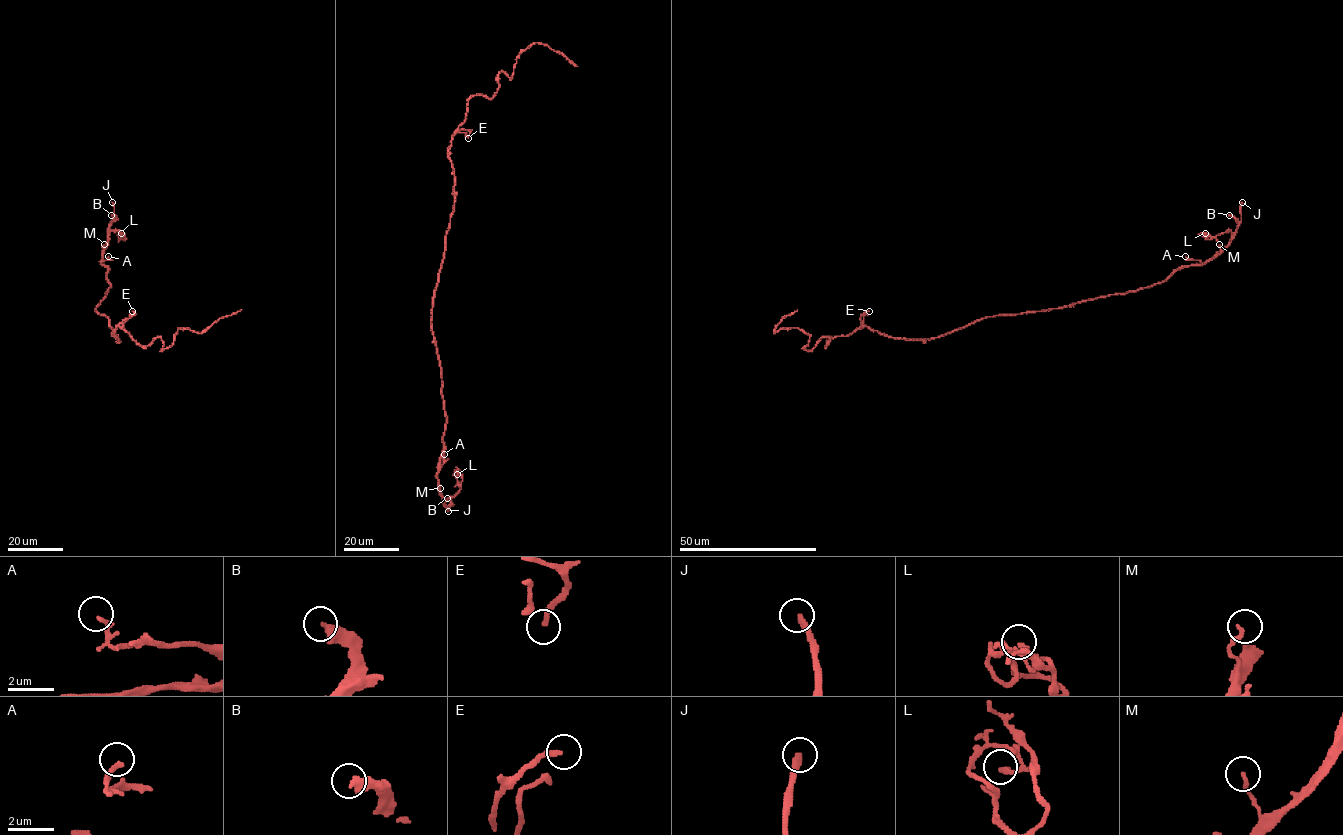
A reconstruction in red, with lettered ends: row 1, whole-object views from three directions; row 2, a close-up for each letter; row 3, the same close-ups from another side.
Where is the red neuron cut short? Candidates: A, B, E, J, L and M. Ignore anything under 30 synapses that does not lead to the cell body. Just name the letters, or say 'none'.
B, E, J

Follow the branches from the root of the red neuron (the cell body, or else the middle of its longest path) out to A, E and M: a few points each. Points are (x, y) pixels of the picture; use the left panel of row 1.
A: (109, 325), (107, 317), (95, 309), (109, 288), (107, 268), (102, 263), (108, 256)
E: (109, 325), (118, 340), (113, 332), (134, 315), (132, 311)
M: (109, 325), (107, 317), (95, 309), (109, 288), (107, 268), (100, 262), (104, 244)

